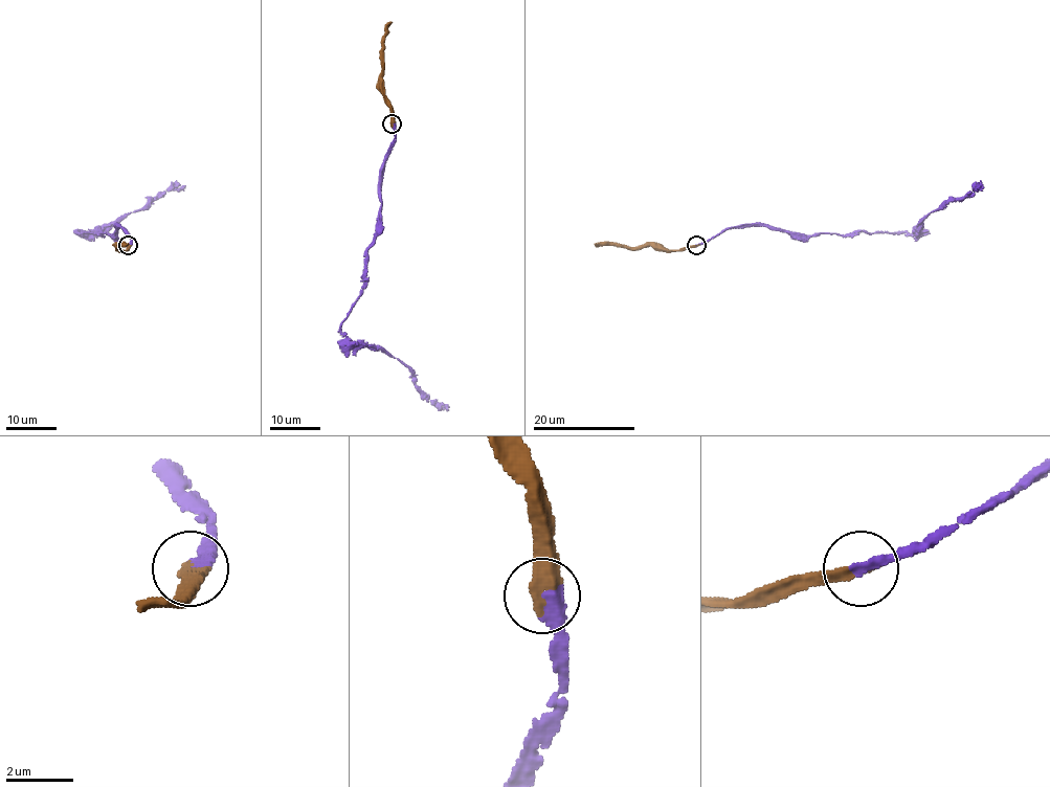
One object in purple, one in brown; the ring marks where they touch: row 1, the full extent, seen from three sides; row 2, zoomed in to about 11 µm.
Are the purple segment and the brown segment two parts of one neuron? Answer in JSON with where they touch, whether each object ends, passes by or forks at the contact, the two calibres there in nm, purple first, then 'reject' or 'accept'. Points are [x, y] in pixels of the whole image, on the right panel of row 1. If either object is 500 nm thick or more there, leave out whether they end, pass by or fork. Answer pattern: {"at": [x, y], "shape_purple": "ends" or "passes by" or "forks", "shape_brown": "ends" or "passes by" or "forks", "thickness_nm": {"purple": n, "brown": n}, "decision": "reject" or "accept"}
{"at": [696, 245], "shape_purple": "ends", "shape_brown": "ends", "thickness_nm": {"purple": 400, "brown": 440}, "decision": "accept"}

